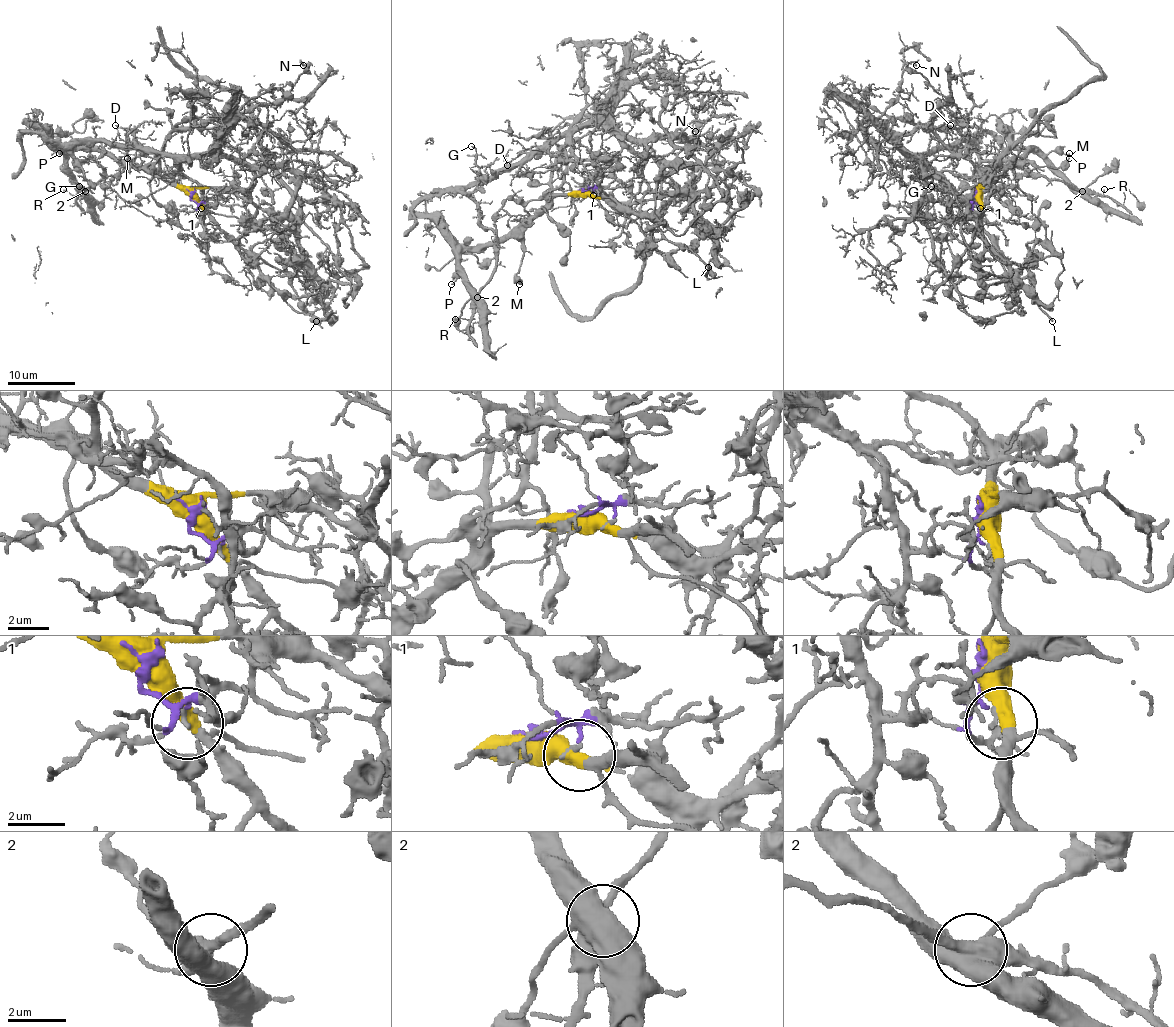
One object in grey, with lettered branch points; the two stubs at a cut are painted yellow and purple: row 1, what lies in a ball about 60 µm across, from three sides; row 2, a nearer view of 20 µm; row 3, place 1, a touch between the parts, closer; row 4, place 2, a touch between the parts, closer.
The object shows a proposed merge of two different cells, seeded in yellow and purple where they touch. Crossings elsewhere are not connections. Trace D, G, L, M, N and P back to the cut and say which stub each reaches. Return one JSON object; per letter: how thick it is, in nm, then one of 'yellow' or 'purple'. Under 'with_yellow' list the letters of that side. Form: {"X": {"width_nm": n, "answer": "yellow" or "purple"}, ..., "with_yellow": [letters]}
{"D": {"width_nm": 110, "answer": "purple"}, "G": {"width_nm": 160, "answer": "purple"}, "L": {"width_nm": 200, "answer": "yellow"}, "M": {"width_nm": 400, "answer": "yellow"}, "N": {"width_nm": 100, "answer": "purple"}, "P": {"width_nm": 120, "answer": "yellow"}, "with_yellow": ["L", "M", "P"]}

